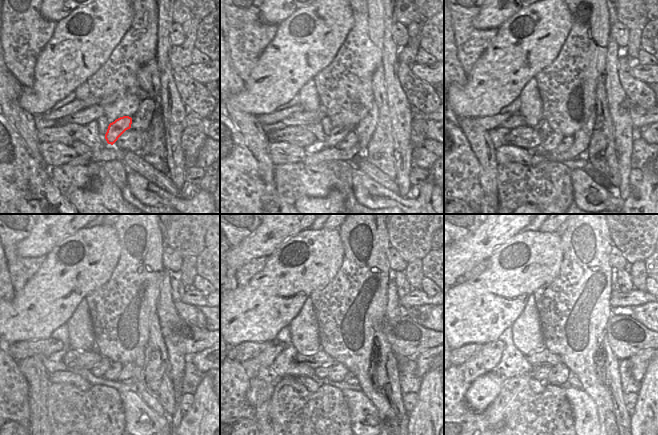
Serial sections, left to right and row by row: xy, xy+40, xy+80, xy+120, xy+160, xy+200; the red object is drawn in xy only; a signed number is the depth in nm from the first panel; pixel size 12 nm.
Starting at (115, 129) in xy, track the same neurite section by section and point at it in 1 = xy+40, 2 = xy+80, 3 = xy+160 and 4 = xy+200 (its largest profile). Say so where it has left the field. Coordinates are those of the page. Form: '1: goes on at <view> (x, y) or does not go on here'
1: goes on at xy+40 (337, 134)
2: goes on at xy+80 (550, 143)
3: goes on at xy+160 (321, 372)
4: goes on at xy+200 (540, 374)

